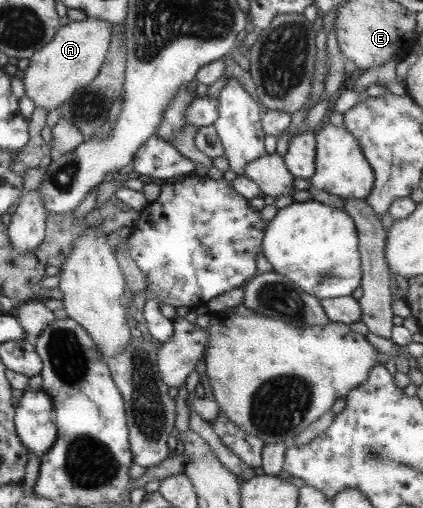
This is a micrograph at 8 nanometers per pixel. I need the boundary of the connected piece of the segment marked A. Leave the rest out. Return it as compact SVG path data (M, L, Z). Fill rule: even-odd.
M87 16L81 21L59 26L53 38L28 59L29 65L21 79L23 96L29 97L35 107L49 112L58 109L76 90L87 86L101 70L107 55L111 26L107 21Z

